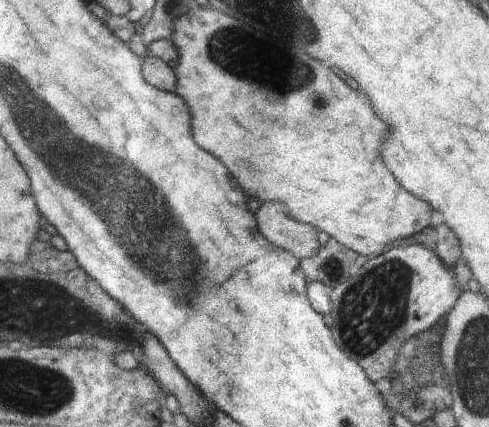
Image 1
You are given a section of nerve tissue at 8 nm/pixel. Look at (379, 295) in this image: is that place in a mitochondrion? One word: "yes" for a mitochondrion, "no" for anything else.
yes

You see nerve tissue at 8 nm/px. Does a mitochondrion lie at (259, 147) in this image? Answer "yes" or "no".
no

